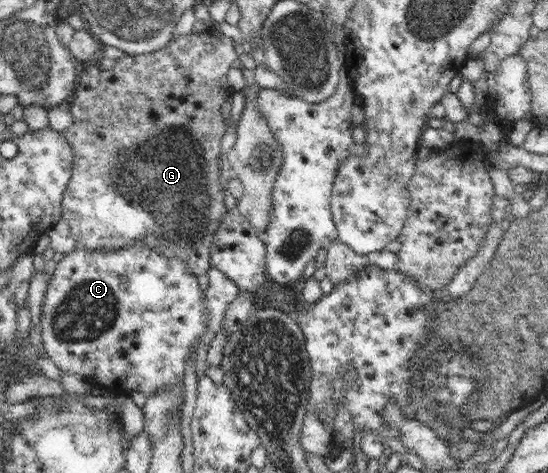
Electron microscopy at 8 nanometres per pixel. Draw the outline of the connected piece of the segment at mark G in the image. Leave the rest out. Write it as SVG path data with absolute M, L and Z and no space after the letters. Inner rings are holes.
M209 27L201 33L191 32L188 36L171 41L168 46L159 51L141 53L137 56L124 53L117 59L115 68L111 70L103 70L97 63L91 63L86 66L84 72L80 72L75 92L69 100L72 123L62 131L73 149L73 172L71 172L69 185L63 192L62 218L70 226L71 234L76 239L77 250L110 252L129 248L135 242L143 240L145 246L157 254L162 254L169 259L178 258L184 262L187 270L195 276L208 272L211 267L211 242L219 232L219 222L223 220L223 212L227 212L223 202L223 180L219 180L221 139L226 132L225 118L221 115L221 104L233 92L227 79L227 72L232 70L231 64L238 59L235 43L231 36L225 36L219 30ZM143 190L147 190L147 196L145 196L147 202L143 202L143 196L141 196Z

